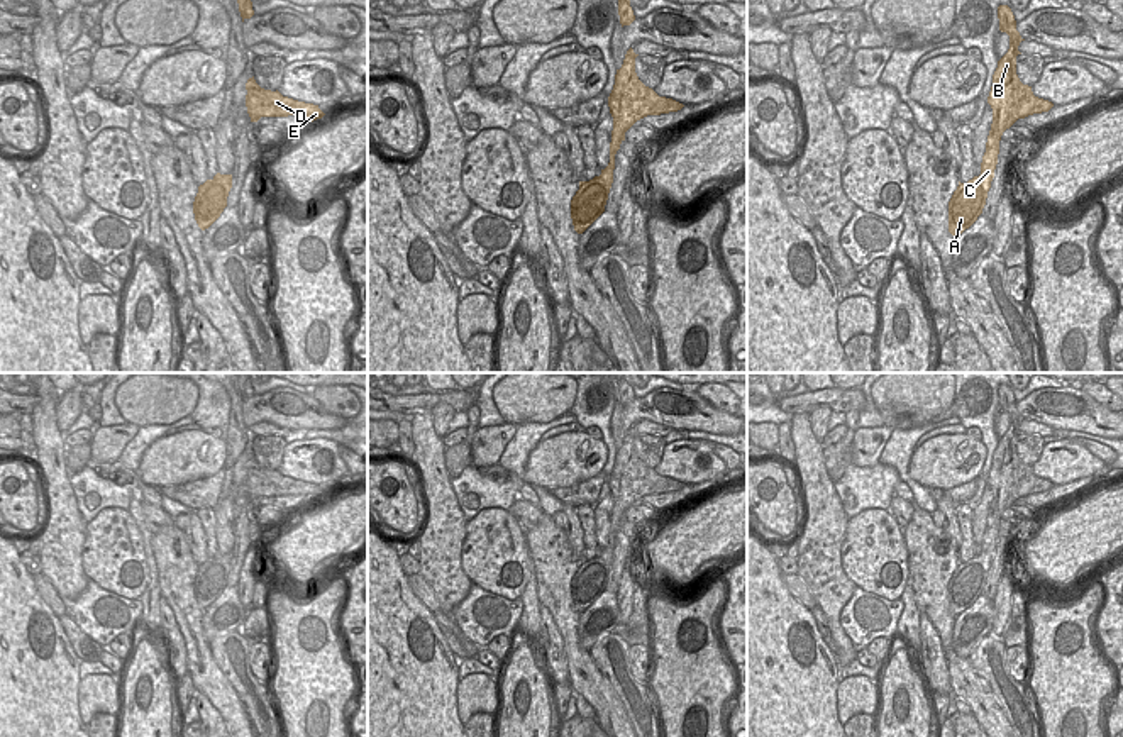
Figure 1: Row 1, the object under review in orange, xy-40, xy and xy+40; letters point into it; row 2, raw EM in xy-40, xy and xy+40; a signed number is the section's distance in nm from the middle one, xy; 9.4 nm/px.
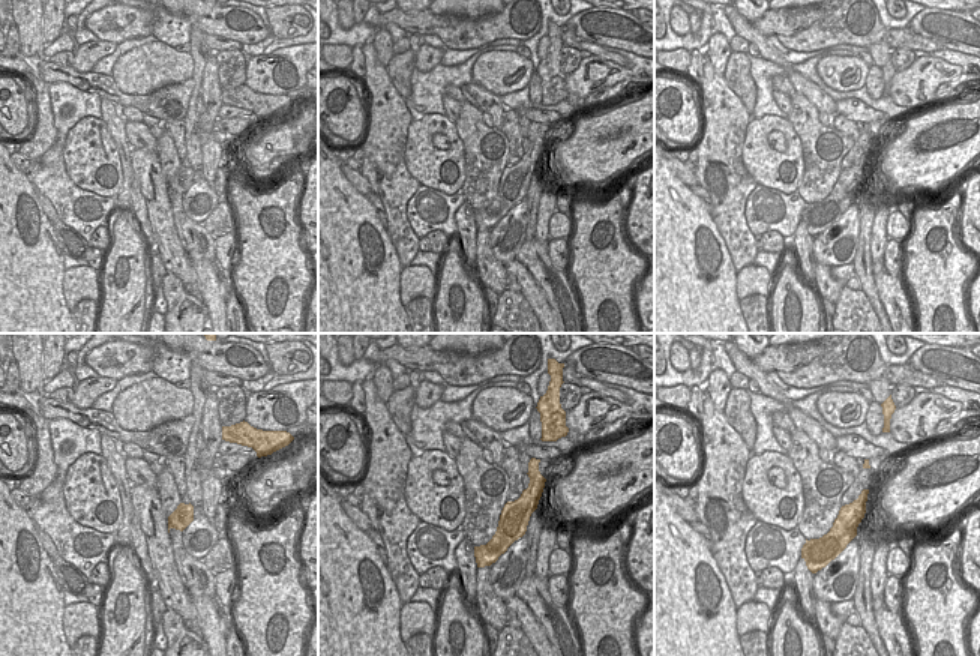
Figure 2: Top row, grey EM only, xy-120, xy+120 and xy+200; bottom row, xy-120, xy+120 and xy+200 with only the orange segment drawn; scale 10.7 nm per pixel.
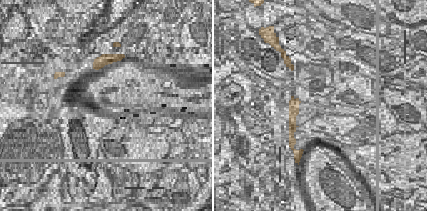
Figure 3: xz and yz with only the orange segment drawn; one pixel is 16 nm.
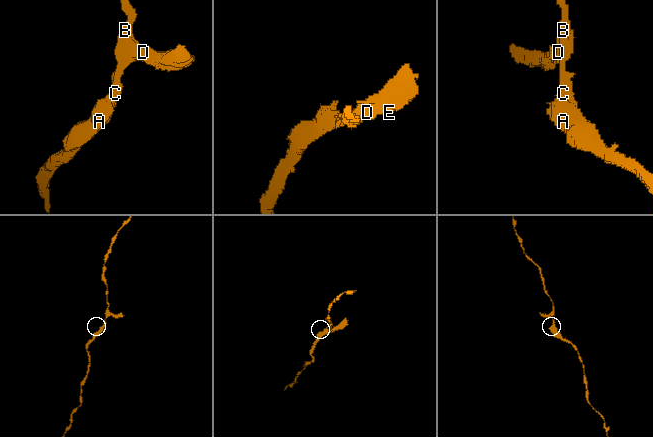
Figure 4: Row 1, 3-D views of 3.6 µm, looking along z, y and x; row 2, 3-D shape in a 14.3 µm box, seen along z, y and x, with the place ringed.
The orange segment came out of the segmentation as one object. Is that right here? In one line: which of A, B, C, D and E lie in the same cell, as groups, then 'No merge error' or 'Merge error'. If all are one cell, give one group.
Groups: A B C D E. No merge error.

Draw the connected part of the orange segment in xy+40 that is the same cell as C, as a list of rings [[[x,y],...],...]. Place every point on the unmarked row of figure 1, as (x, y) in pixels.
[[[1008,385],[998,386],[999,410],[1010,415],[1010,429],[998,441],[987,483],[993,488],[993,503],[981,542],[981,554],[960,562],[949,581],[949,612],[957,617],[982,593],[987,571],[998,544],[999,520],[1006,508],[1018,498],[1048,491],[1054,483],[1033,474],[1032,466],[1023,464],[1016,454],[1018,425],[1025,420],[1016,410],[1016,400]]]

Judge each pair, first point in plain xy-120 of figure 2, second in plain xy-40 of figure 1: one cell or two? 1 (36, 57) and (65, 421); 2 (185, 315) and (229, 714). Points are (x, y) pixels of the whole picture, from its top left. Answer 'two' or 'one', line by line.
1: two
2: two

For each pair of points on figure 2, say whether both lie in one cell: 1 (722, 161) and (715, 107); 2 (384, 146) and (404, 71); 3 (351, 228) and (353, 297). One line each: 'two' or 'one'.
1: one
2: two
3: one

